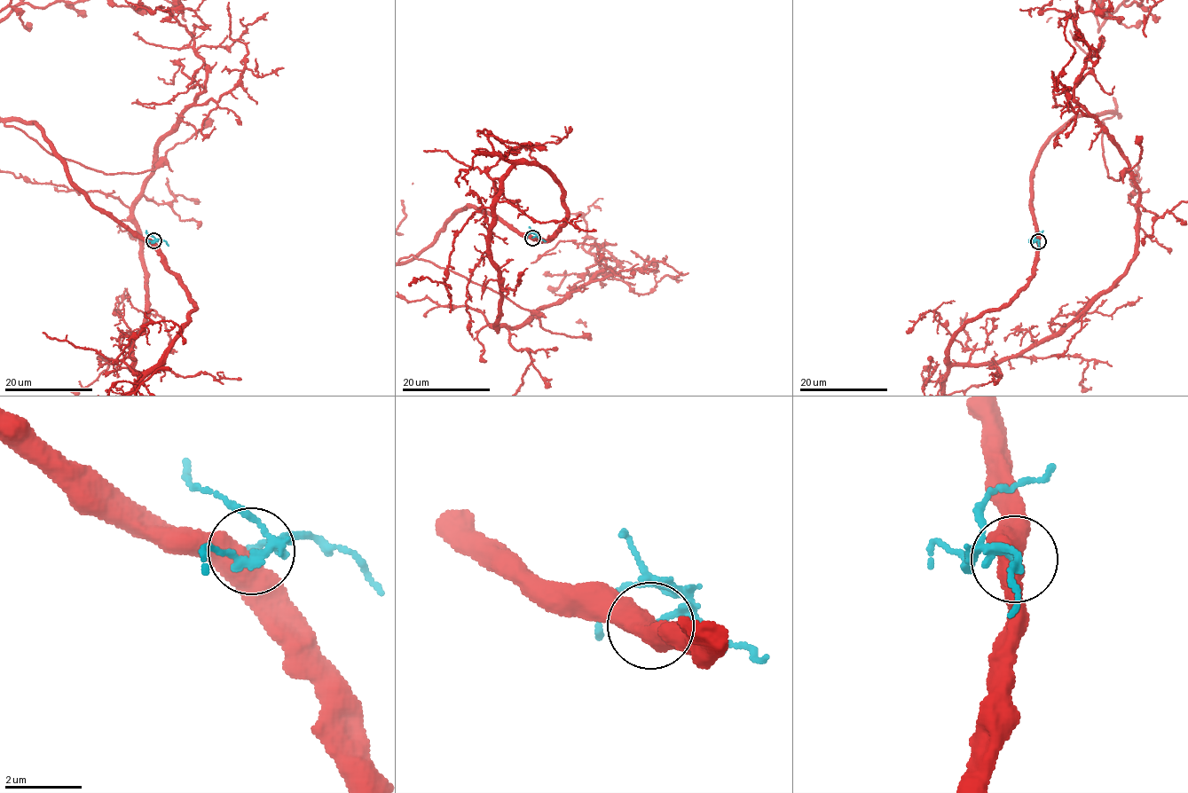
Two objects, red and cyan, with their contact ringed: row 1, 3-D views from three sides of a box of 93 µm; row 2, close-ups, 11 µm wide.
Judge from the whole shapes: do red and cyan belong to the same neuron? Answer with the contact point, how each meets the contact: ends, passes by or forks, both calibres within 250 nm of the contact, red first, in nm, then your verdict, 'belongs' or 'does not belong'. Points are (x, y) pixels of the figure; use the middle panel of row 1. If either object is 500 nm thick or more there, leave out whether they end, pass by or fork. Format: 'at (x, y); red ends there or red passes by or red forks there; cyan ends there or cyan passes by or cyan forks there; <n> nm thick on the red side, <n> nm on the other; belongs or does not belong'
at (532, 238); 550 nm thick on the red side, 150 nm on the other; does not belong

